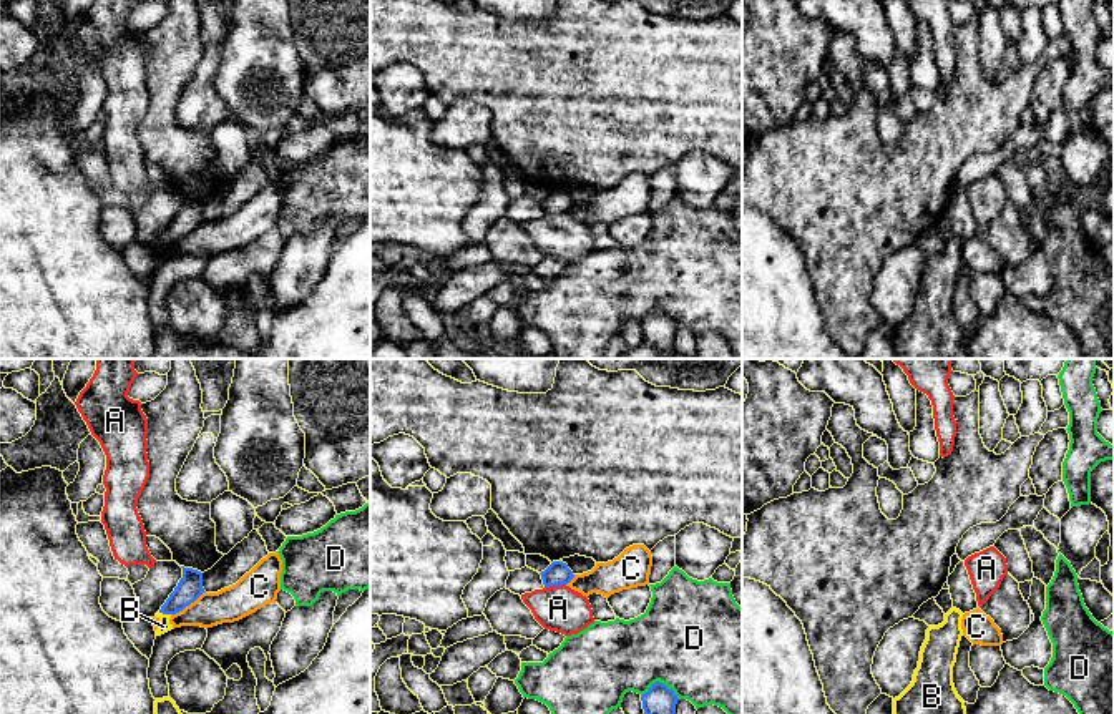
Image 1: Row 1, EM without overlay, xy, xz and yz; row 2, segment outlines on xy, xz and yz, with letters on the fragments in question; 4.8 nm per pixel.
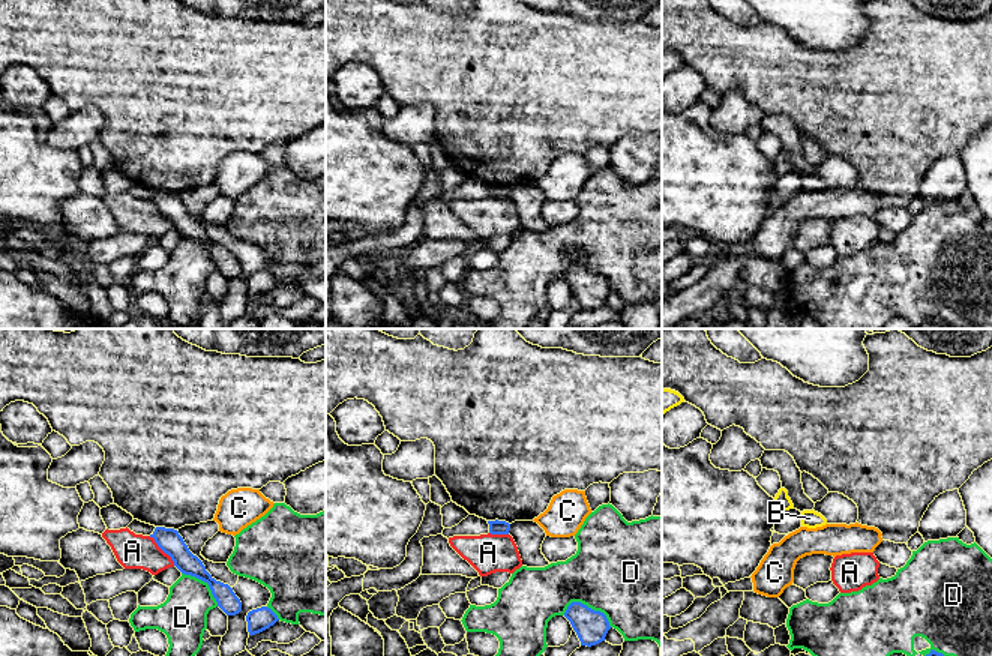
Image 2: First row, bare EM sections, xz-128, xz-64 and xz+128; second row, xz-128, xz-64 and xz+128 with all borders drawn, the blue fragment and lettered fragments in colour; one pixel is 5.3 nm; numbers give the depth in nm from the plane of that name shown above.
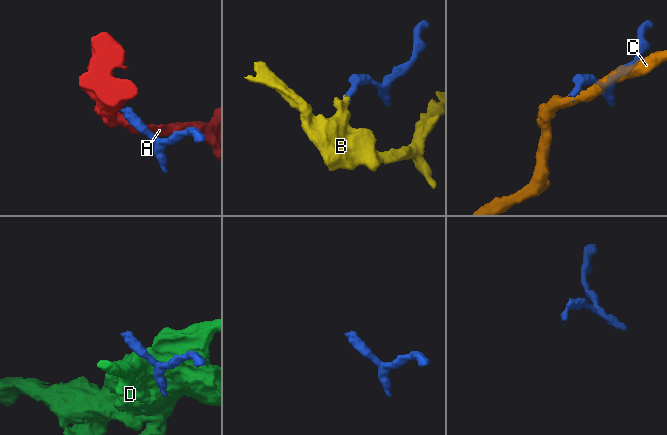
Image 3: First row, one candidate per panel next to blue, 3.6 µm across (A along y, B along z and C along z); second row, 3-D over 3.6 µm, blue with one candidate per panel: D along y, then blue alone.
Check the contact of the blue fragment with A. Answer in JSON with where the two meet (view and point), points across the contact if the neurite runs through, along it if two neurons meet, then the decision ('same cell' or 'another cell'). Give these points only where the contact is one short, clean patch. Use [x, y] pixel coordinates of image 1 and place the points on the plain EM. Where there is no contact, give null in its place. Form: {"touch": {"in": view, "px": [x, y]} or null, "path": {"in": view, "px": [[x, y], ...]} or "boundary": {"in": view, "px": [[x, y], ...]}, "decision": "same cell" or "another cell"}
{"touch": {"in": "xz", "px": [555, 213]}, "boundary": {"in": "xz", "px": [[565, 211], [545, 216]]}, "decision": "another cell"}

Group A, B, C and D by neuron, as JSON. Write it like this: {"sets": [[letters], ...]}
{"sets": [["A"], ["B"], ["C"], ["D"]]}

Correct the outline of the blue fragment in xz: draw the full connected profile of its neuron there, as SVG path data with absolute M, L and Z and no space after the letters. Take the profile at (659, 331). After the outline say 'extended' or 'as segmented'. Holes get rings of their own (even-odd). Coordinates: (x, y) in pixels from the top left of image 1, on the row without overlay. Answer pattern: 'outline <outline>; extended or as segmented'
outline M654 311L646 322L641 324L644 342L659 352L657 359L672 359L676 355L674 342L677 324L662 311Z; as segmented

